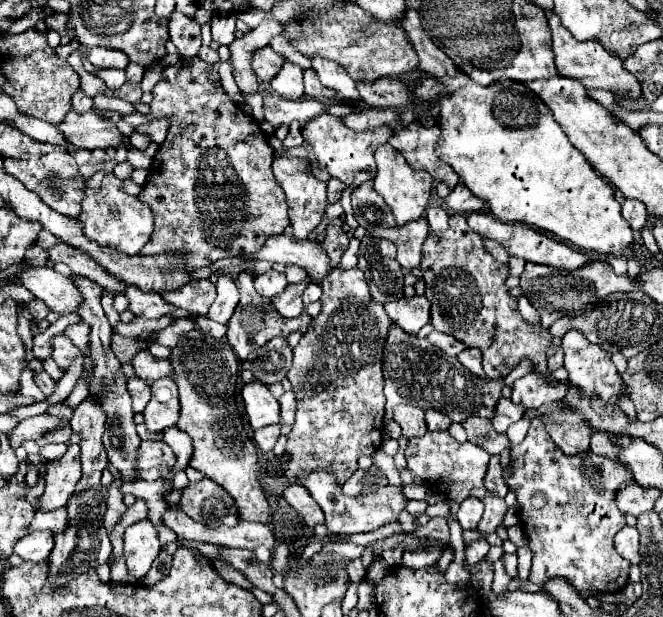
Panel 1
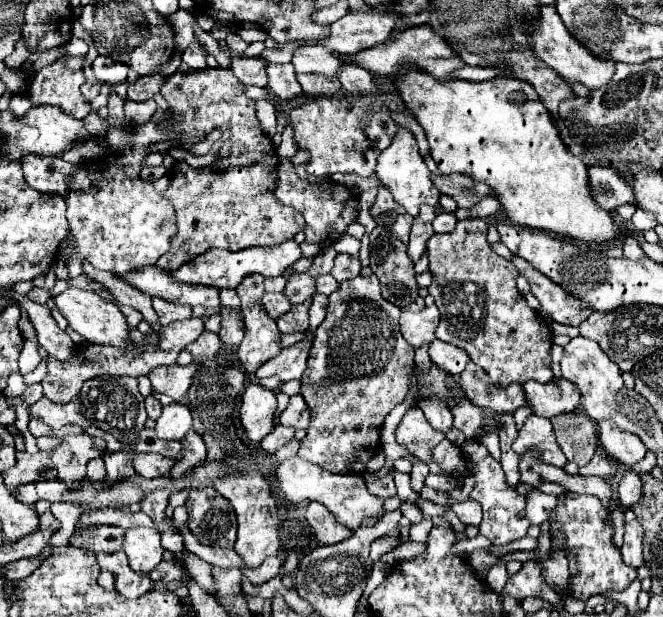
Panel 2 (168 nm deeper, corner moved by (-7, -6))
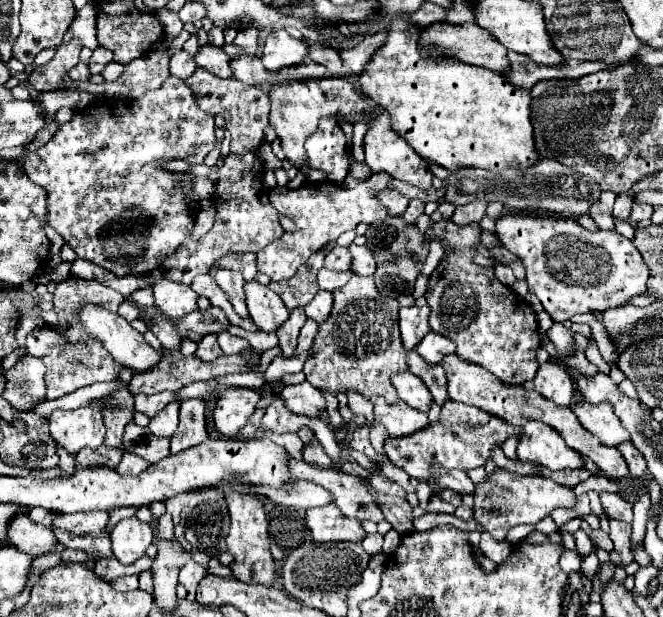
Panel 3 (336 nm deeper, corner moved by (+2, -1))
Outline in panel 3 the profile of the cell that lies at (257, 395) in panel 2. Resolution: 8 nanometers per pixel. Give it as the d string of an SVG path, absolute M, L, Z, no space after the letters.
M228 388L218 392L212 416L216 430L228 438L236 438L256 408L260 394L248 388Z

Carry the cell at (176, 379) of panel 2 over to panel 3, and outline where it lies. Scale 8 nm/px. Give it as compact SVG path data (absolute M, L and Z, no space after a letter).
M166 350L162 354L160 364L156 368L152 368L152 372L134 374L134 378L128 384L128 390L132 394L158 394L158 392L164 392L164 390L176 392L176 390L192 384L192 382L198 382L198 380L210 380L210 378L232 374L232 372L250 372L250 370L256 370L256 368L252 368L250 362L244 356L222 356L214 362L204 362L198 356L182 356L180 352Z

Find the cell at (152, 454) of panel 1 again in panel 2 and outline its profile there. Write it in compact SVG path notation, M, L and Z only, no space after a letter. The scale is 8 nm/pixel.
M139 453L133 465L141 477L151 479L151 477L165 477L171 471L171 465L175 465L175 459L169 459L157 453Z

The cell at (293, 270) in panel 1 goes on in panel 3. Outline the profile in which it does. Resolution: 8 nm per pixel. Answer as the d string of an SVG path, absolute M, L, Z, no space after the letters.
M352 266L348 270L344 270L344 272L330 272L326 268L320 268L320 272L318 272L318 286L320 286L320 290L334 292L336 288L344 286L352 276L354 276Z

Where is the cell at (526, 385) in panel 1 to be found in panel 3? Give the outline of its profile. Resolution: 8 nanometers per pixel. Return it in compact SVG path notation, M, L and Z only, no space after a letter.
M548 360L538 366L538 372L530 386L542 394L546 400L552 400L558 406L570 406L574 384L566 368L554 360Z

